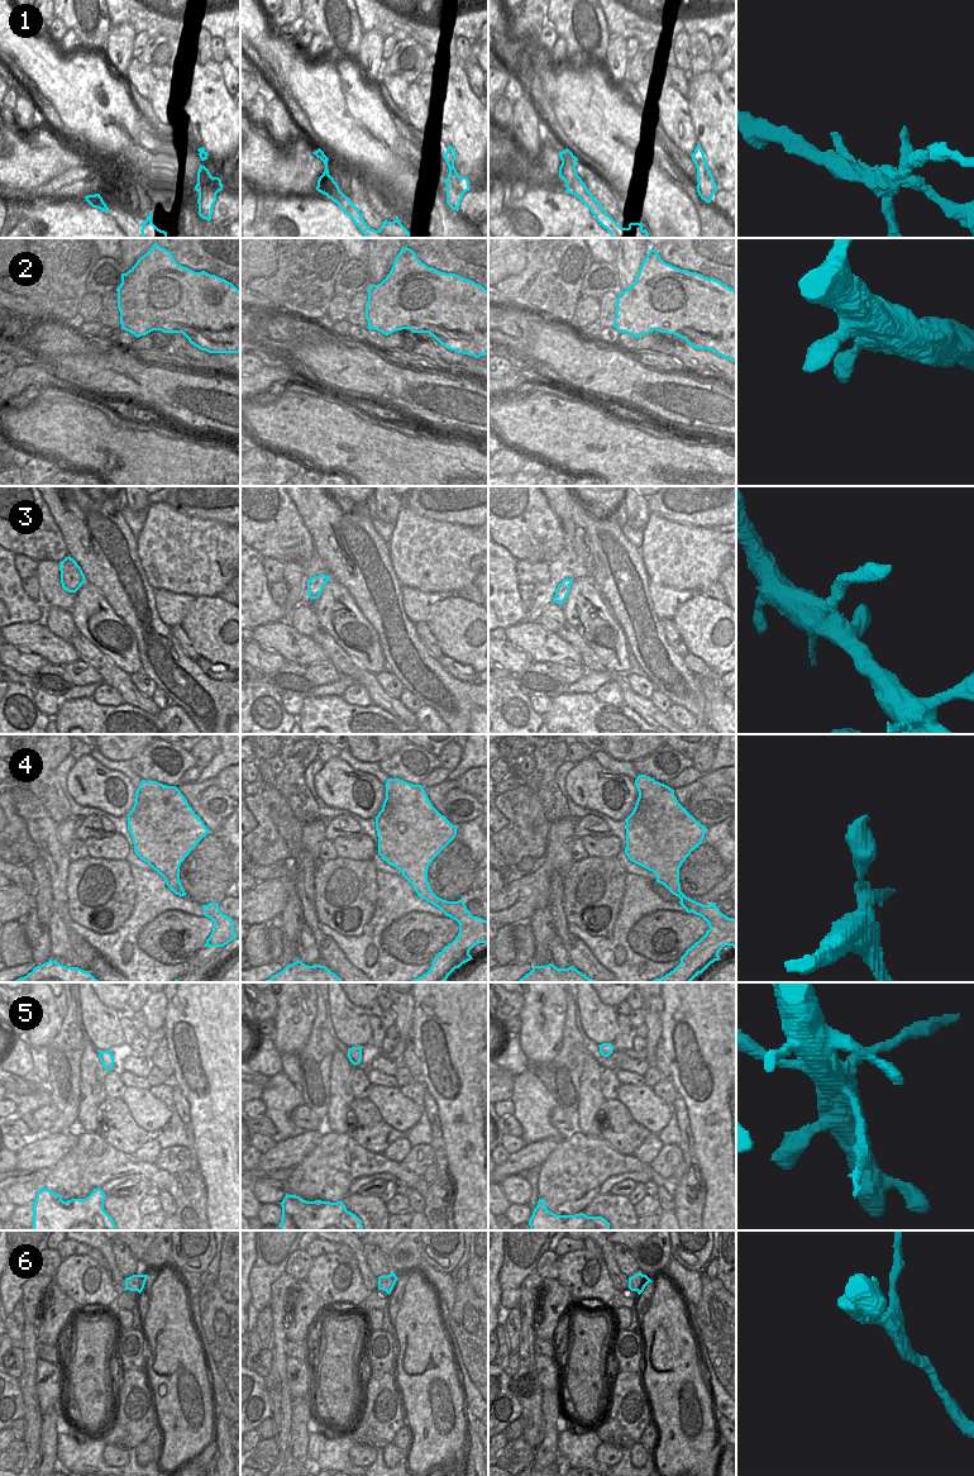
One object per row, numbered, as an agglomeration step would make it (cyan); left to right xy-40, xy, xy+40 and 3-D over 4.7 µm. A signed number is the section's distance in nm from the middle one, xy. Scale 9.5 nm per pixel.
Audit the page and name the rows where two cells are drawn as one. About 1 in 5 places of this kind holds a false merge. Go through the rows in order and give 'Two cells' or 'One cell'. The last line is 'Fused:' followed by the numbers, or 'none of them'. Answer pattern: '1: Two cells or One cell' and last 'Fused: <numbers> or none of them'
1: Two cells
2: One cell
3: One cell
4: One cell
5: Two cells
6: One cell
Fused: 1, 5

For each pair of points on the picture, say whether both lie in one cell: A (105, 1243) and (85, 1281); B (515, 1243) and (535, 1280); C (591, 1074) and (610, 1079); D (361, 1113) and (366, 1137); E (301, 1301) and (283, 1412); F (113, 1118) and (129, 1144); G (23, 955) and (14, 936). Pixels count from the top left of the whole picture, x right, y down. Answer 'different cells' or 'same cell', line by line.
A: different cells
B: different cells
C: different cells
D: same cell
E: different cells
F: same cell
G: same cell

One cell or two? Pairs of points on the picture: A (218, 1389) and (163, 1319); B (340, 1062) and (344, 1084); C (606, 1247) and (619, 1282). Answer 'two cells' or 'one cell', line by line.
A: two cells
B: one cell
C: one cell

